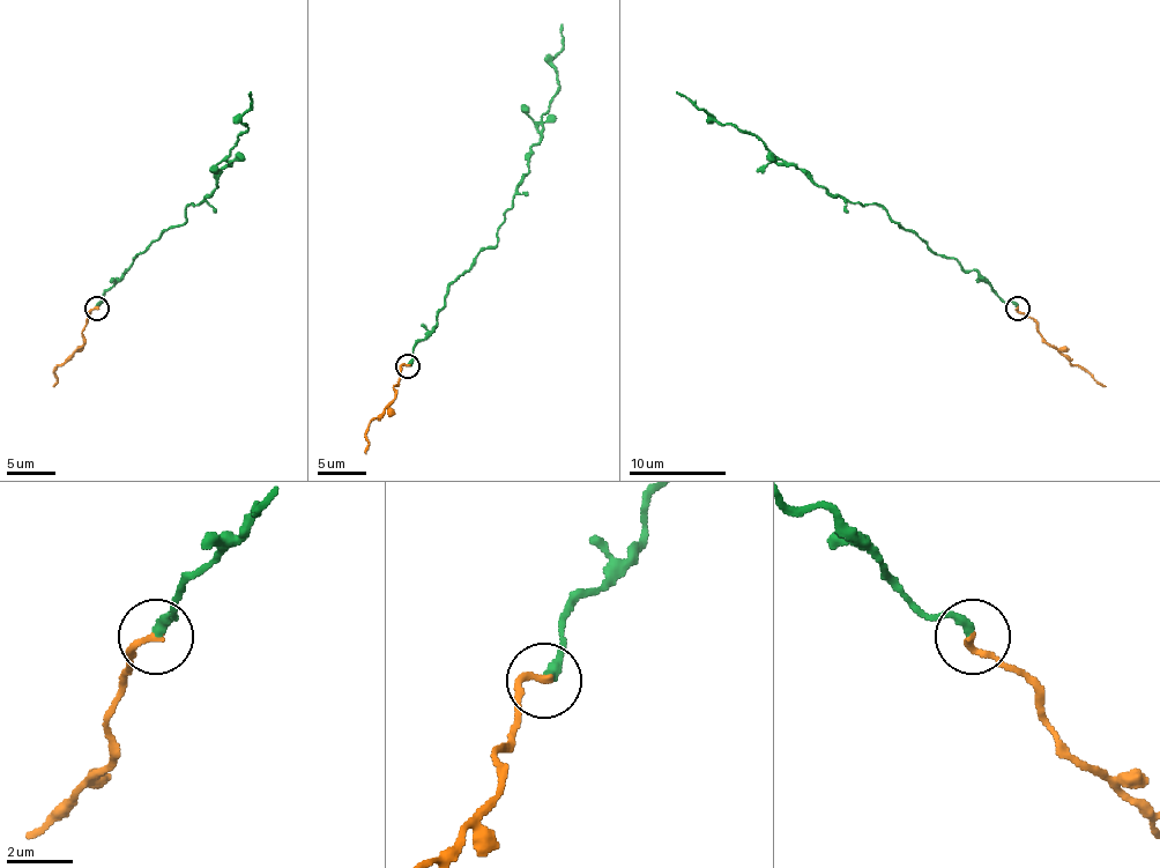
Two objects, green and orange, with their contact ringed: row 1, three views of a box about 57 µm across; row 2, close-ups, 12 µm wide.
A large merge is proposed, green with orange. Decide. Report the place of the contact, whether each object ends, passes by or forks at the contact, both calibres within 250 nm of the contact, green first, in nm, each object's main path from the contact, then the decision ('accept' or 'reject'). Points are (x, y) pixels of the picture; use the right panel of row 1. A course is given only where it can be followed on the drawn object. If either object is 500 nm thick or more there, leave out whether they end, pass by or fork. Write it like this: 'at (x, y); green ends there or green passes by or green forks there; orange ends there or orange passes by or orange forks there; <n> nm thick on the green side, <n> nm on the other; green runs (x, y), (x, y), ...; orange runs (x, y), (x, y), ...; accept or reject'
at (1018, 308); green ends there; orange ends there; 320 nm thick on the green side, 220 nm on the other; green runs (1017, 308), (976, 271), (939, 257), (879, 206), (833, 195), (761, 140), (715, 121), (677, 93); orange runs (1017, 308), (1077, 368), (1087, 370), (1107, 387); accept

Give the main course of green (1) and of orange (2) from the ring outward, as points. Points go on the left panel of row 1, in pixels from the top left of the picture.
1: (96, 308), (136, 257), (185, 222), (187, 206), (216, 186), (227, 155), (248, 128), (240, 121), (251, 93)
2: (96, 308), (87, 321), (83, 343), (54, 370), (54, 387)

